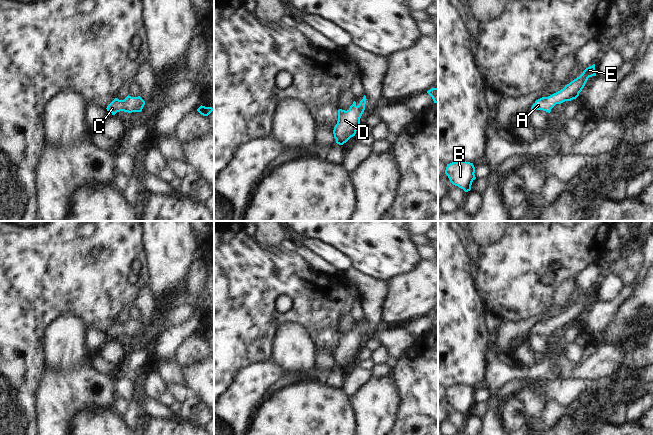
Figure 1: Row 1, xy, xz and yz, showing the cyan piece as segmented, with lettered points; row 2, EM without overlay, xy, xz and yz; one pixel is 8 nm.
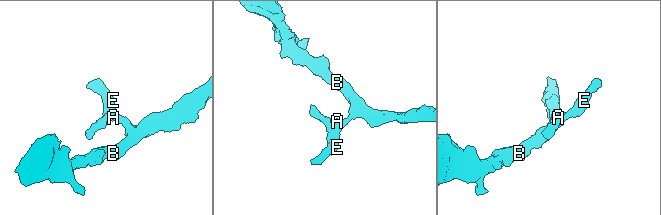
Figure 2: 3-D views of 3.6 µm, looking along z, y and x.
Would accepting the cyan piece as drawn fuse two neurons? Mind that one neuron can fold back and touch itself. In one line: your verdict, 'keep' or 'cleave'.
keep

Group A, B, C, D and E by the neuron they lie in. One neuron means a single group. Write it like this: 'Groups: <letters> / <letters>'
Groups: A B C D E.

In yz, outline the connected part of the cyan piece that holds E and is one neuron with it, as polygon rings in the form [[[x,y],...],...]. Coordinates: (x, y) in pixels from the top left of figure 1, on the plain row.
[[[595,288],[586,292],[579,301],[571,305],[560,315],[548,321],[542,321],[536,324],[531,331],[531,334],[543,334],[550,337],[551,333],[556,328],[561,328],[565,325],[576,323],[584,312],[588,302],[592,300],[596,300]]]

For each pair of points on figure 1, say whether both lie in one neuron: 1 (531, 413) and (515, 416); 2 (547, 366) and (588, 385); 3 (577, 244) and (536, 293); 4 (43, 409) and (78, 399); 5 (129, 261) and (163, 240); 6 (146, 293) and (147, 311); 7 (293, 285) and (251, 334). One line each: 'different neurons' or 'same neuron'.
1: different neurons
2: different neurons
3: same neuron
4: same neuron
5: different neurons
6: same neuron
7: same neuron

